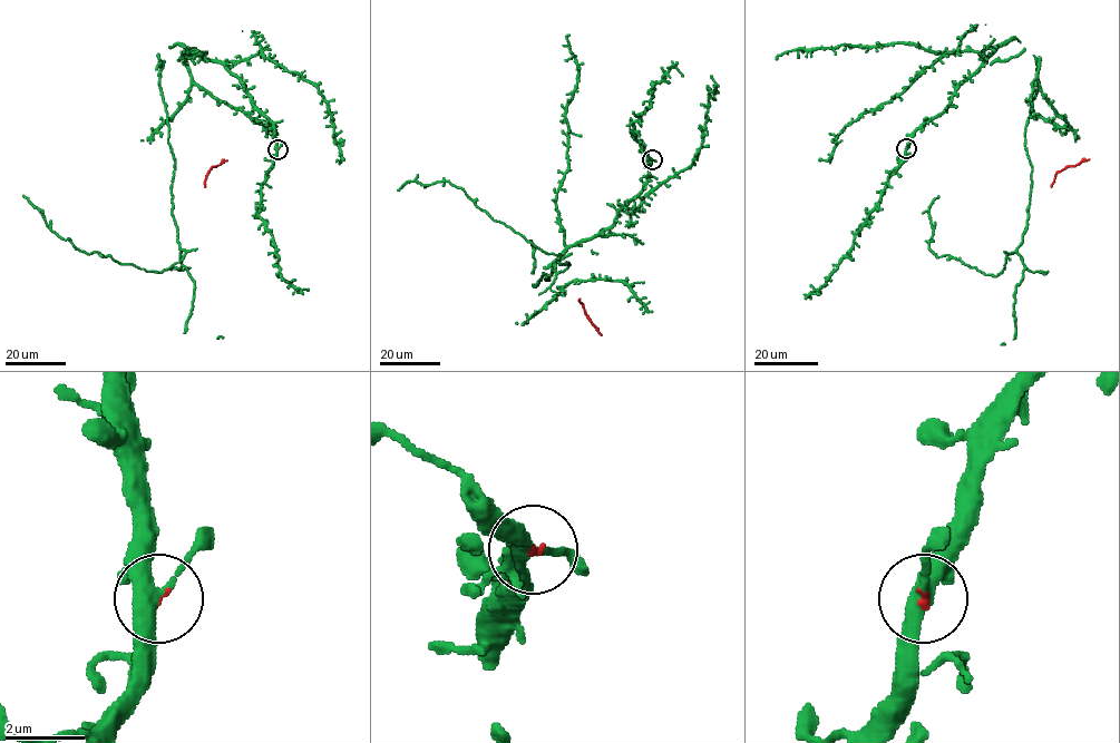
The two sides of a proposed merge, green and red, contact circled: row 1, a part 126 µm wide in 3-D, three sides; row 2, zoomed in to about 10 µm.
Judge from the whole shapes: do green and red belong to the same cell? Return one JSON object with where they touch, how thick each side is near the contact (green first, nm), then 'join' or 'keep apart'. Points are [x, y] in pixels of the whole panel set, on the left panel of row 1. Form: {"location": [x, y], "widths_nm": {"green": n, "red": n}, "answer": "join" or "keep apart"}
{"location": [278, 149], "widths_nm": {"green": 380, "red": 80}, "answer": "join"}

